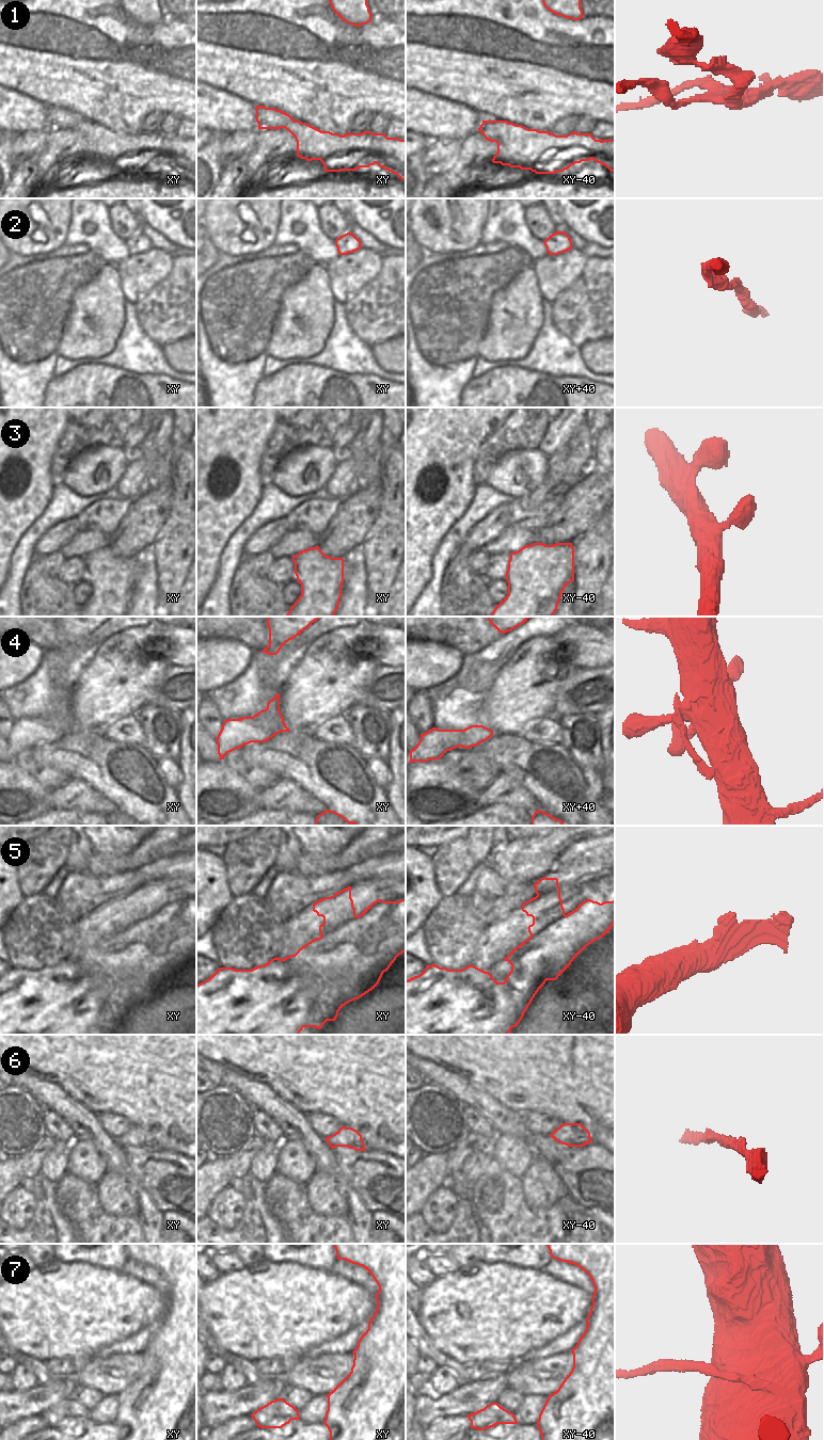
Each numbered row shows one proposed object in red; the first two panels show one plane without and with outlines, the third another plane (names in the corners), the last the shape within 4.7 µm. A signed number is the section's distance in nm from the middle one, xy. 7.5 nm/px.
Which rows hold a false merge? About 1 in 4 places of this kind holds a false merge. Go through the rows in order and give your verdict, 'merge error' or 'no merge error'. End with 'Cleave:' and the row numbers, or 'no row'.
1: merge error
2: no merge error
3: no merge error
4: no merge error
5: no merge error
6: no merge error
7: merge error
Cleave: 1, 7

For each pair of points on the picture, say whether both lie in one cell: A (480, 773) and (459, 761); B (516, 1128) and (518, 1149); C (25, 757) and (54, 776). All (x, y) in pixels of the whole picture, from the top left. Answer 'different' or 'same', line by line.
A: same
B: different
C: same

